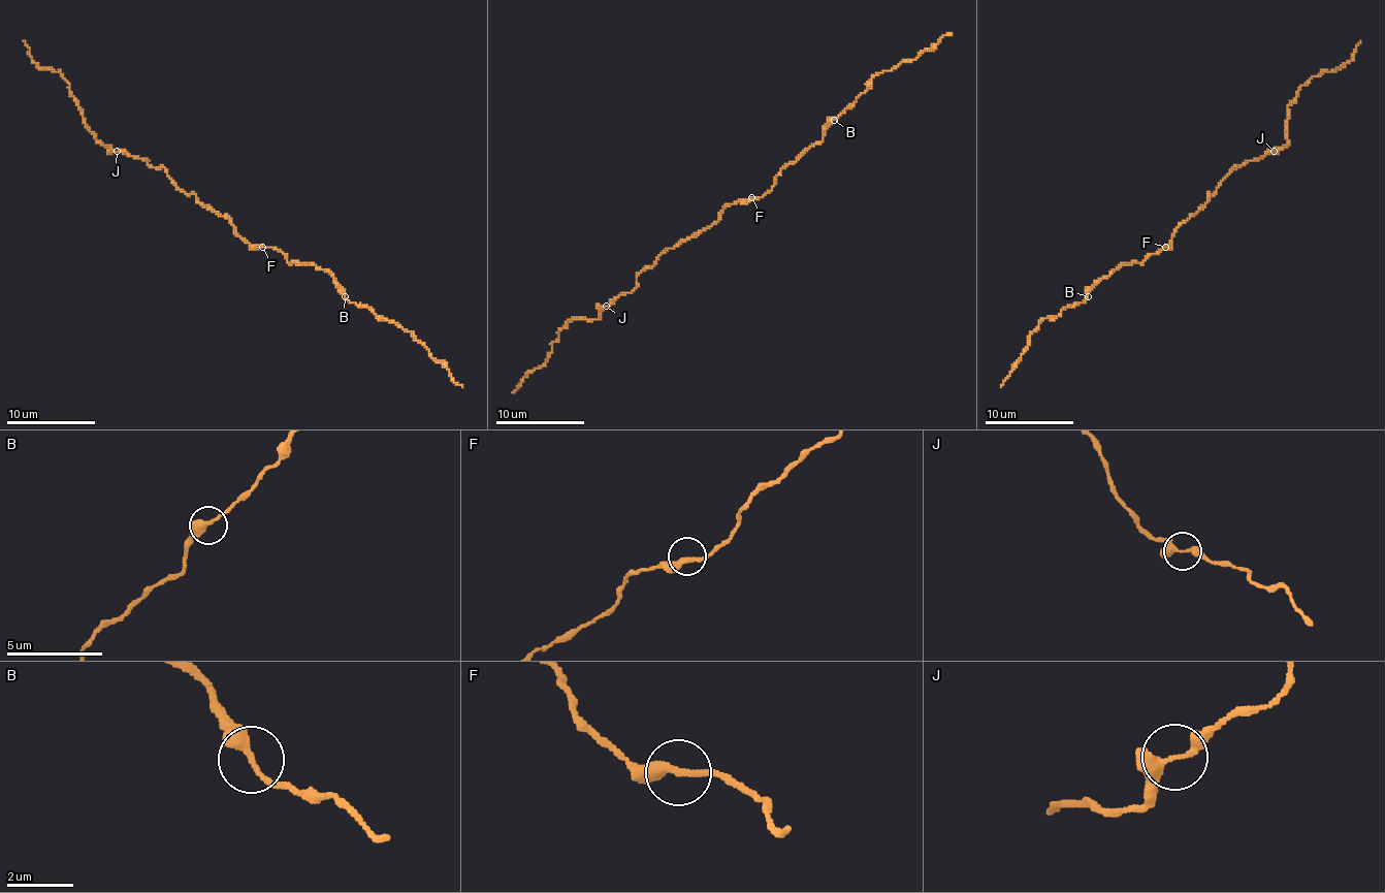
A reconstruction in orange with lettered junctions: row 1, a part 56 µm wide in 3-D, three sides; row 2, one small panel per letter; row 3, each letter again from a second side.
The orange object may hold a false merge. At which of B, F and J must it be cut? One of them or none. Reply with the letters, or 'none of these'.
J

